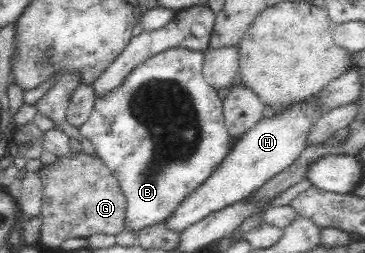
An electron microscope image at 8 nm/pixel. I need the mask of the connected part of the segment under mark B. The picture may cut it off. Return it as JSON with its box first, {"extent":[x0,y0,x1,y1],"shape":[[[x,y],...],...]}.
{"extent":[77,45,231,233],"shape":[[[181,45],[161,50],[131,71],[119,89],[113,89],[105,97],[97,99],[89,119],[77,128],[119,180],[126,197],[125,227],[131,227],[135,233],[142,227],[169,220],[179,205],[211,177],[211,173],[231,151],[223,99],[217,90],[207,84],[203,61],[203,50]]]}

